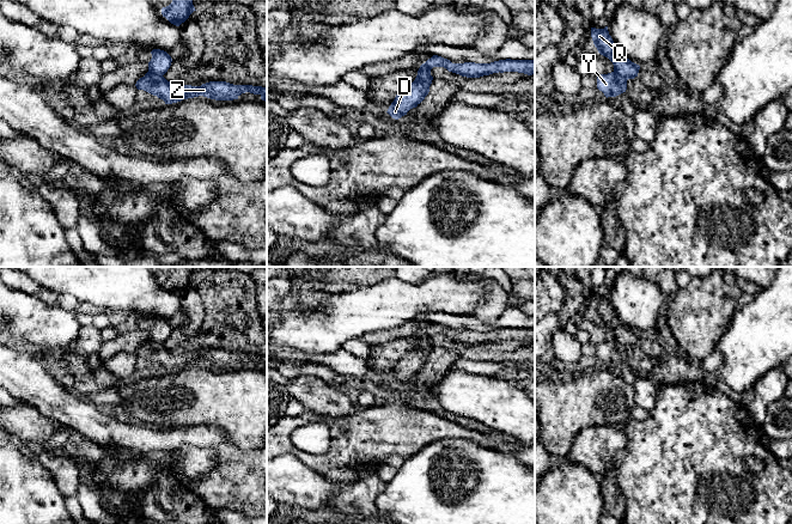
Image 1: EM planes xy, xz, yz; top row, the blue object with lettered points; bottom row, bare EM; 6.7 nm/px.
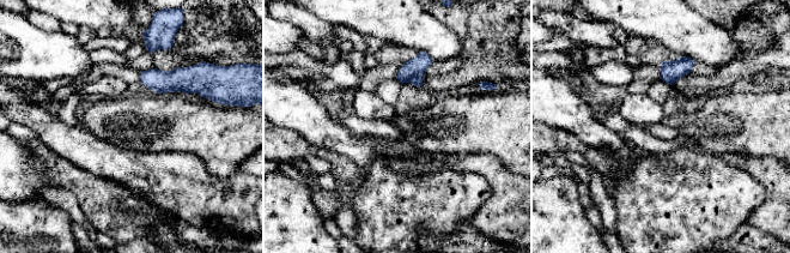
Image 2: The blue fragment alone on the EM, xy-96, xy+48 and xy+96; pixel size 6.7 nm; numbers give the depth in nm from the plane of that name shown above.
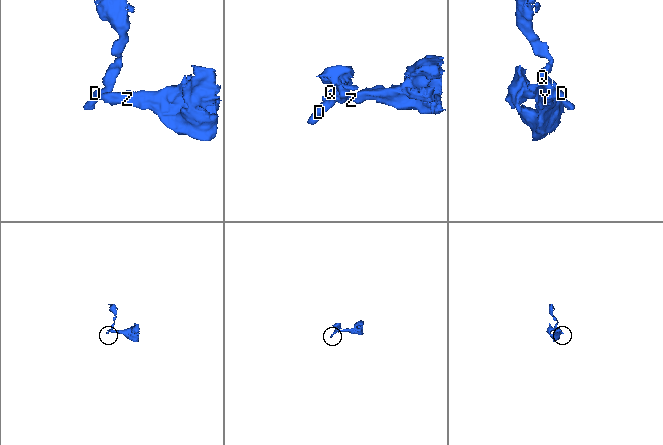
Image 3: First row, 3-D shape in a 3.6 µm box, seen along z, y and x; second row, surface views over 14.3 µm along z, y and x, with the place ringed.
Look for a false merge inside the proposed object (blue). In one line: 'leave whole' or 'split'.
split

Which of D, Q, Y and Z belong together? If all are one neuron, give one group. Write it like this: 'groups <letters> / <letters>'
groups D Q / Y Z

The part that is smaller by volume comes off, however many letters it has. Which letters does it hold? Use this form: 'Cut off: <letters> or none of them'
Cut off: D, Q

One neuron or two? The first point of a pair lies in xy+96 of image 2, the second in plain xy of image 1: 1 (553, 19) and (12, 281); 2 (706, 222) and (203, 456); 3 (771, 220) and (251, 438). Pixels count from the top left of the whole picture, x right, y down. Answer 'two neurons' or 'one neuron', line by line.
1: one neuron
2: one neuron
3: two neurons

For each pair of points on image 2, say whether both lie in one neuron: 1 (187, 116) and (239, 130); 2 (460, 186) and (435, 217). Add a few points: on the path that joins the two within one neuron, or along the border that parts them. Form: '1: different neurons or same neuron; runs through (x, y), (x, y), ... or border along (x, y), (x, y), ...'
1: same neuron; runs through (200, 127), (226, 130)
2: same neuron; runs through (455, 193), (438, 210)

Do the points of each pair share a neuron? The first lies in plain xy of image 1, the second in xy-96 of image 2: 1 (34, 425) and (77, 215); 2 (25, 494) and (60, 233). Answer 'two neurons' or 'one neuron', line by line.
1: two neurons
2: one neuron

